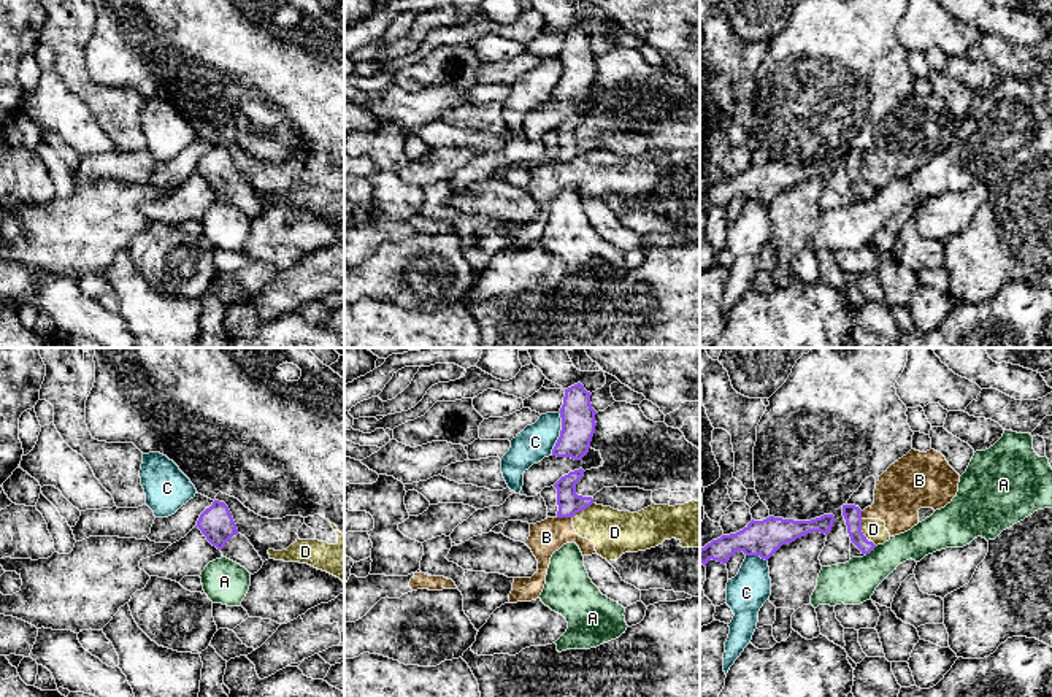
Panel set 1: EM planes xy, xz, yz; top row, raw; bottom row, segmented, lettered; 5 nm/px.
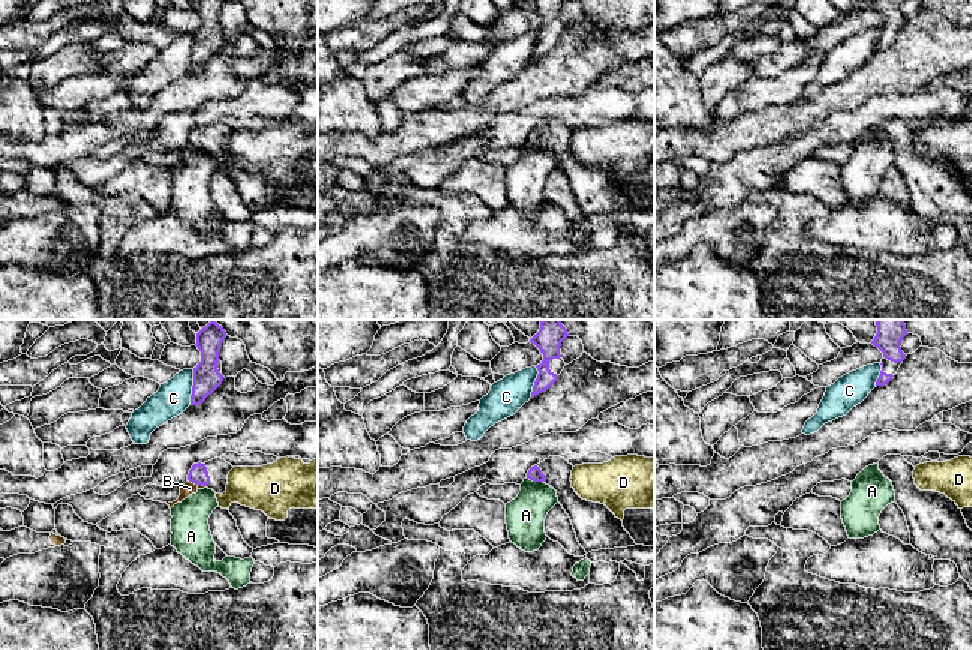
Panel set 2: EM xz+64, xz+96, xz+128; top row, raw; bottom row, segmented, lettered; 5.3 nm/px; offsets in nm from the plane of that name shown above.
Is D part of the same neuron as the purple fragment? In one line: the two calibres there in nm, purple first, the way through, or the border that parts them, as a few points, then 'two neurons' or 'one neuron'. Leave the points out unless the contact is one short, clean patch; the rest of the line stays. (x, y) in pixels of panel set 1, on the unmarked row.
calibres 120 and 220 nm; border xz (592, 146), (572, 161); two neurons

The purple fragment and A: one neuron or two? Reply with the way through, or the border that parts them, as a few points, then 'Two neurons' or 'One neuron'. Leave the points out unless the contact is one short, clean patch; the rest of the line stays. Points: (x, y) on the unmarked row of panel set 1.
Boundary: yz (876, 191), (867, 199). Two neurons

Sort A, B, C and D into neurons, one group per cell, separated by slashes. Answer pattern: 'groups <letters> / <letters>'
groups A / B D / C

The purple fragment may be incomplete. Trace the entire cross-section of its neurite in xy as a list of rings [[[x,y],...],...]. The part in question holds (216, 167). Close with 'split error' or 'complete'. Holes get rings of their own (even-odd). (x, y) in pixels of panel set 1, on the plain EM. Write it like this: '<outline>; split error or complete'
[[[214,144],[213,149],[200,159],[195,171],[202,175],[206,184],[216,191],[224,202],[240,208],[251,219],[262,213],[262,202],[249,184],[238,176],[232,157],[224,146]]]; split error

